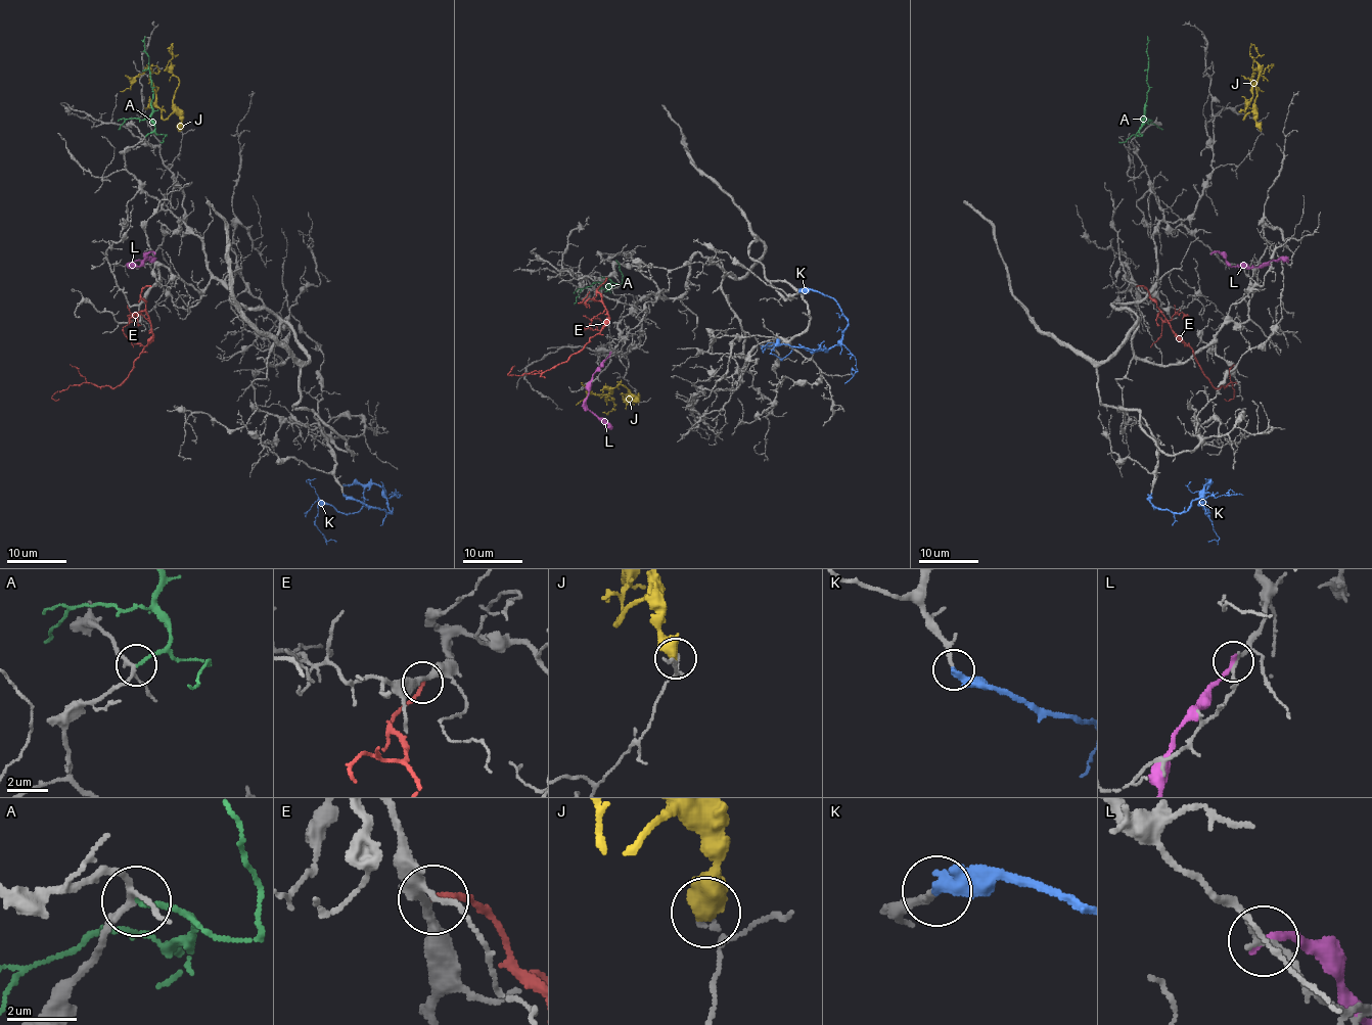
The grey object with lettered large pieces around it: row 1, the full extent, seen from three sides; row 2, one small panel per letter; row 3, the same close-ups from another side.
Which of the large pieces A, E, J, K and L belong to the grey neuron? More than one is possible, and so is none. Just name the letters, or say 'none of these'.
A, E, K

